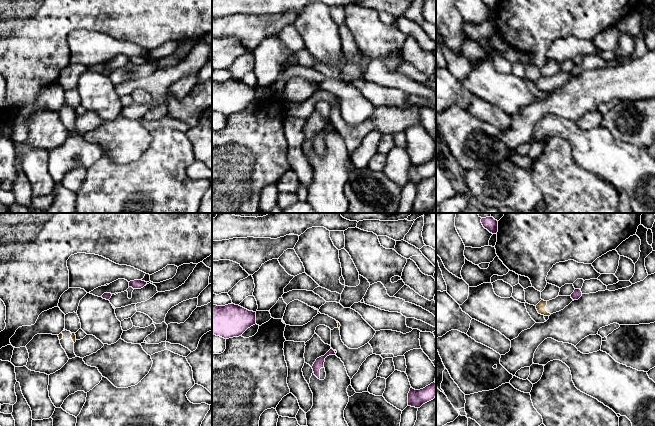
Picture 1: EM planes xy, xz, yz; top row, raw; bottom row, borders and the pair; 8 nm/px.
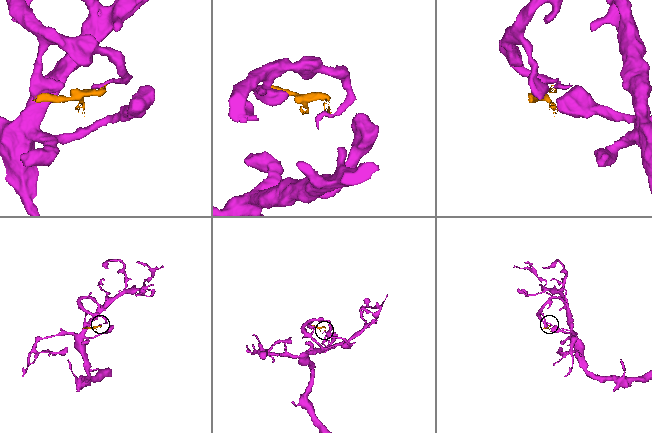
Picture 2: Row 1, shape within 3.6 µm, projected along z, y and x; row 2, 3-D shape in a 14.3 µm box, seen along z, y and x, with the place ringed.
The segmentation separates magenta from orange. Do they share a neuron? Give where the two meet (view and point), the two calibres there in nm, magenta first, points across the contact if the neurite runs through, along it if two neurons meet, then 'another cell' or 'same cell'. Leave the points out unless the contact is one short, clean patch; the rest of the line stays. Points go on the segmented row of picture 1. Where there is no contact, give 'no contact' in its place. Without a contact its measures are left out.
meets magenta in xz at (334, 352); 80 nm thick on the magenta side, 20 nm on the other; border along xz (333, 350), (335, 353); another cell

